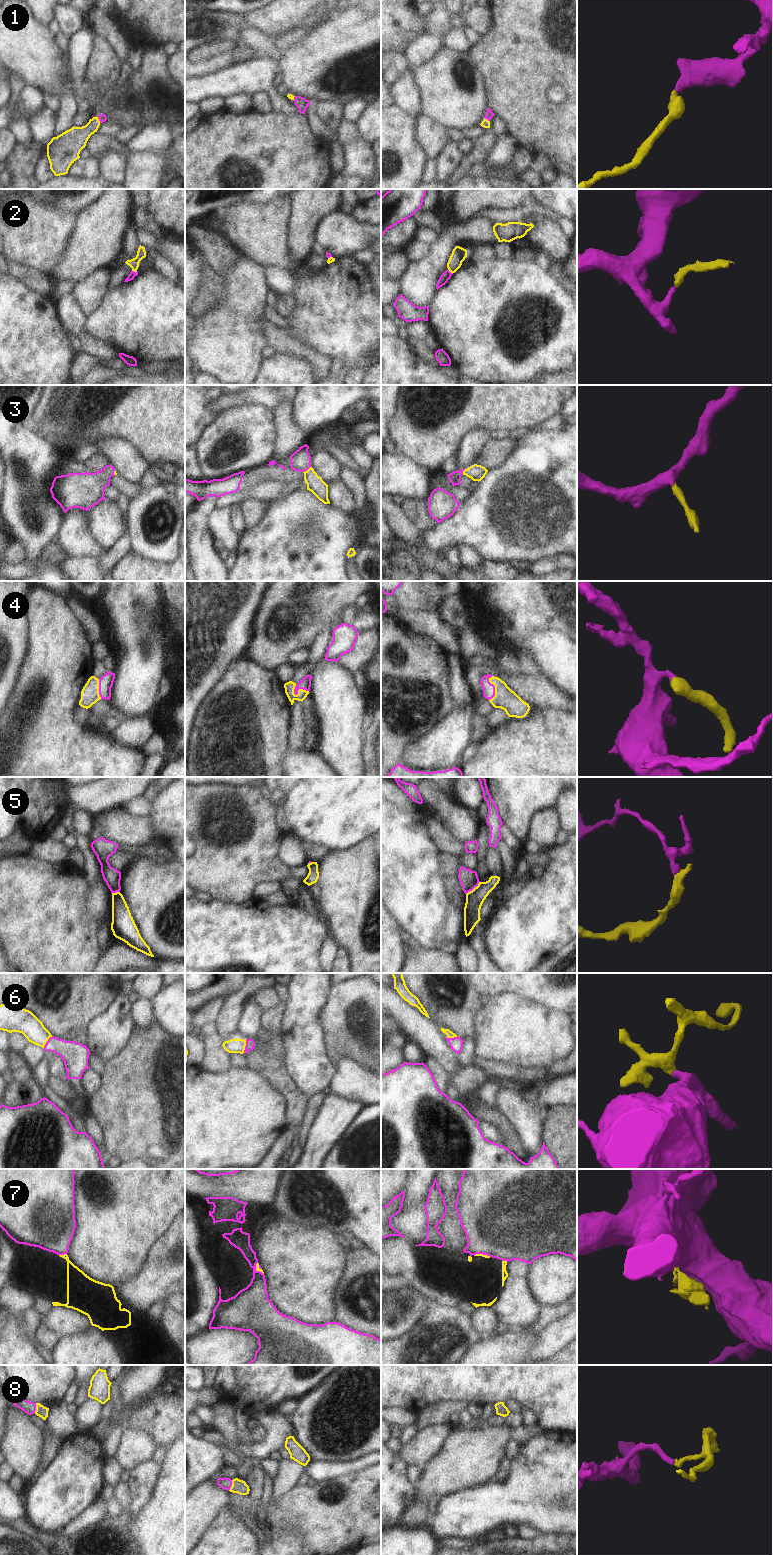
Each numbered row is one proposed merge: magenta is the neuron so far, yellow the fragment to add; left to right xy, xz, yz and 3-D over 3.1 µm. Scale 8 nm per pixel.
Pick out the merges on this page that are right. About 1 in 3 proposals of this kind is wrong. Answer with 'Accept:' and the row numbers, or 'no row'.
Accept: 1, 3, 4, 6, 8

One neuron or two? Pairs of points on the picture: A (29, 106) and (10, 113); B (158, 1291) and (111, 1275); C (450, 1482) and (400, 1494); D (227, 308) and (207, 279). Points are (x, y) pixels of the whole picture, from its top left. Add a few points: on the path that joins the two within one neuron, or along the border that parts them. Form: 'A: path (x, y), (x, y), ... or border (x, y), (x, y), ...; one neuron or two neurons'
A: path (24, 107), (15, 112); one neuron
B: border (143, 1264), (134, 1276), (118, 1284), (103, 1283); two neurons
C: border (414, 1485), (416, 1494), (404, 1511); two neurons
D: border (220, 276), (223, 282), (223, 293), (204, 314); two neurons

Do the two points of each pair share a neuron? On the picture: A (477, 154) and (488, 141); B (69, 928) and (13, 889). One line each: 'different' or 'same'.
A: same
B: same

